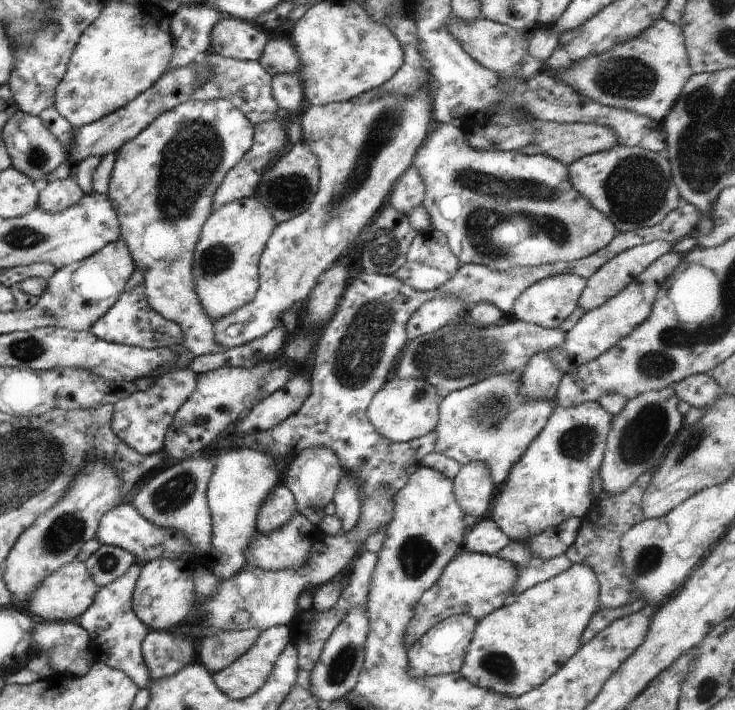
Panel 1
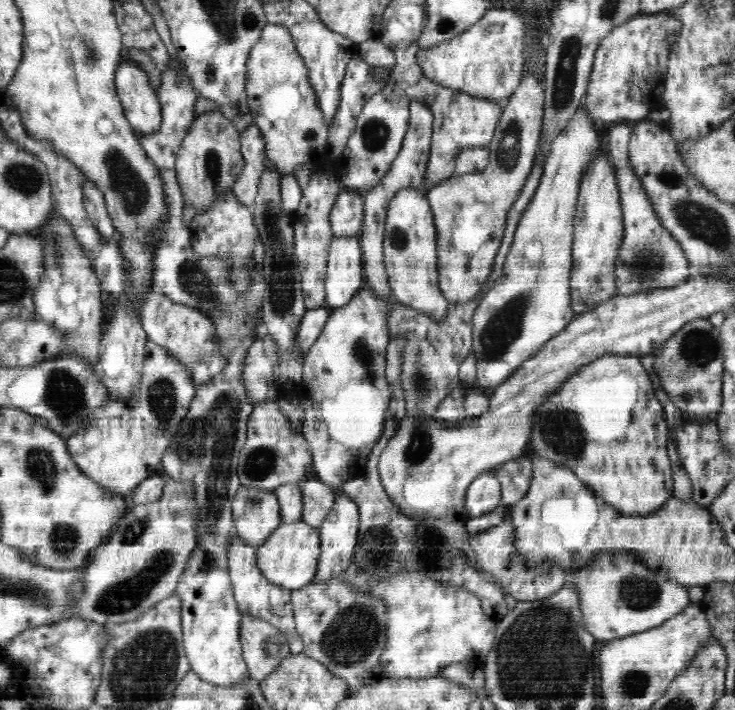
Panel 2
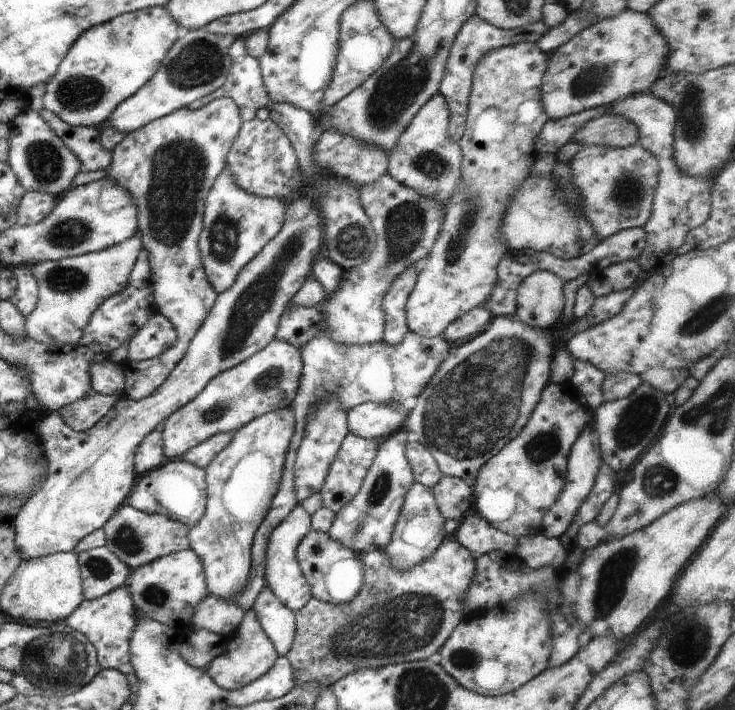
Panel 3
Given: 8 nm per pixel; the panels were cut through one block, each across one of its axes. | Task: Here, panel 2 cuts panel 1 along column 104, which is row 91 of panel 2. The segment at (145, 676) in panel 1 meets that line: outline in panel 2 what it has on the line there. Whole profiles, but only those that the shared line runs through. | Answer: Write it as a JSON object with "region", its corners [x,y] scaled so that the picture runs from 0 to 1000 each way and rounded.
{"region":[[[907,17],[867,18],[839,37],[816,61],[805,92],[803,113],[790,152],[808,173],[831,180],[844,172],[873,170],[893,155],[903,154],[901,141],[910,86],[909,51],[925,48],[928,31]]]}

